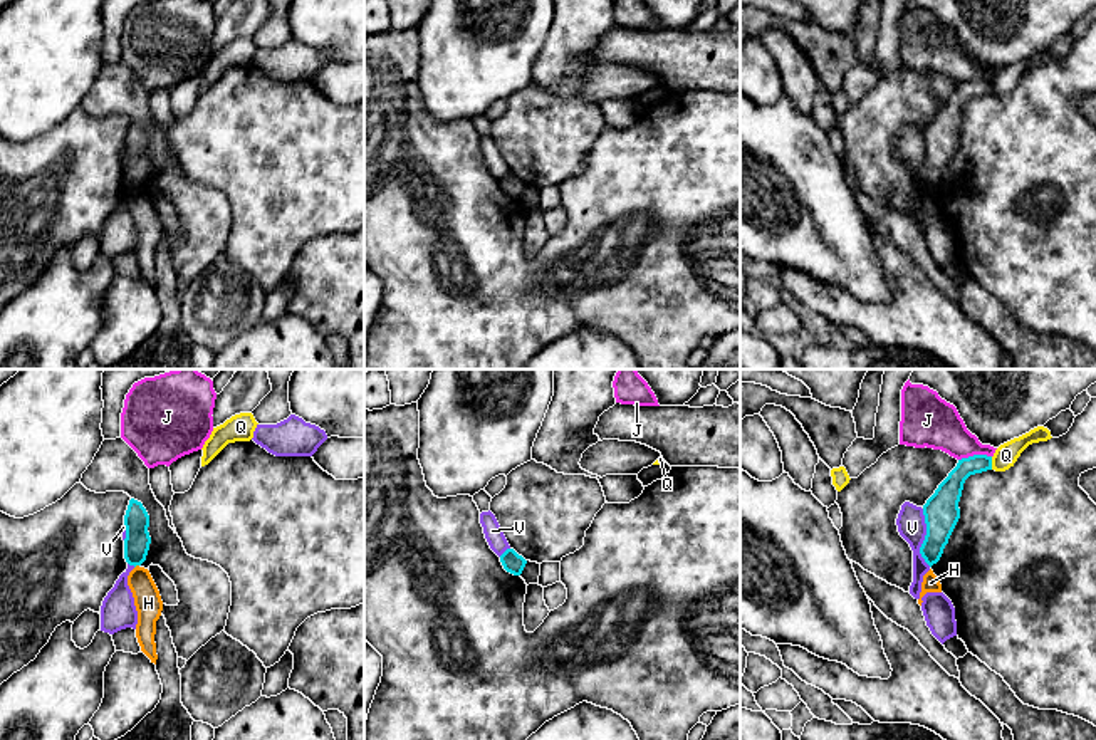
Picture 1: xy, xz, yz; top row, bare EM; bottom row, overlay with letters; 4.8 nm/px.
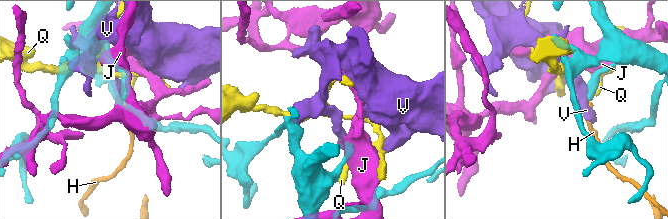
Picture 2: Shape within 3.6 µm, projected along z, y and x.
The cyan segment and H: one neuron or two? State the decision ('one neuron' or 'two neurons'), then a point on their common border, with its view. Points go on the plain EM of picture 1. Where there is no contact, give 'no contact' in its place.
two neurons | xy (136, 188)

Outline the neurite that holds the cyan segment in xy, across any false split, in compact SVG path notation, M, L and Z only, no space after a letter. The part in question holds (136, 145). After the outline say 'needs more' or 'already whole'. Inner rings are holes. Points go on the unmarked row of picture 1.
M131 122L124 139L126 163L124 183L129 190L141 190L146 185L151 161L148 156L149 139L141 126Z; already whole

